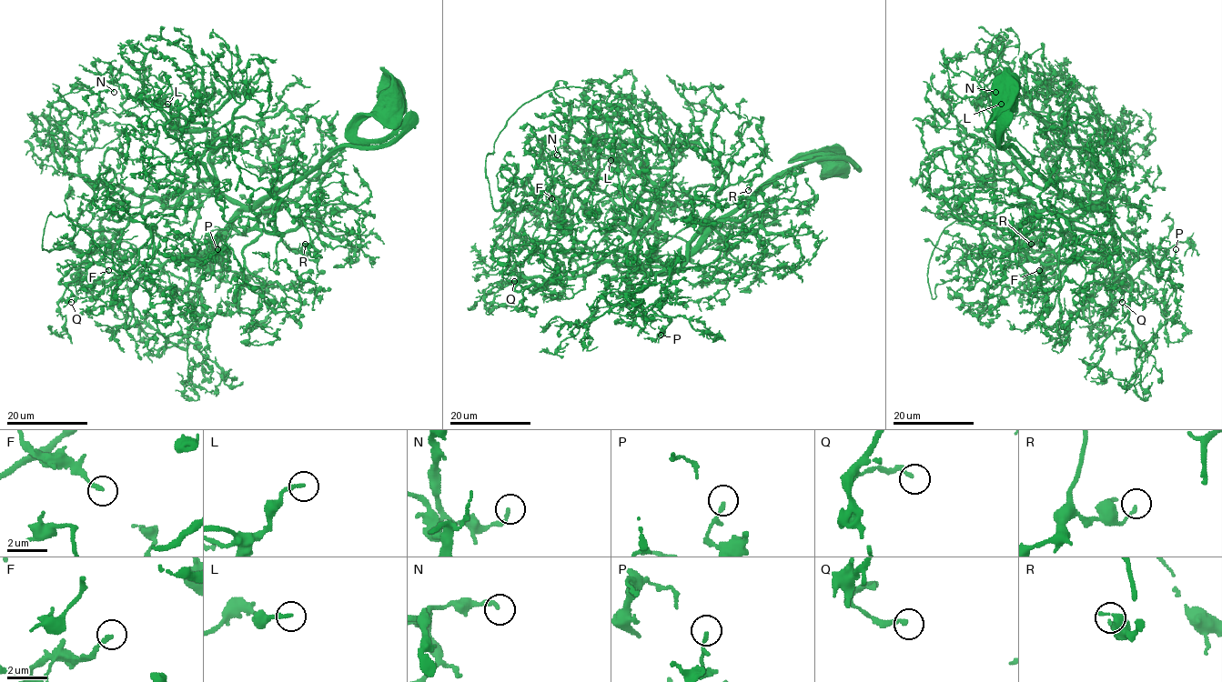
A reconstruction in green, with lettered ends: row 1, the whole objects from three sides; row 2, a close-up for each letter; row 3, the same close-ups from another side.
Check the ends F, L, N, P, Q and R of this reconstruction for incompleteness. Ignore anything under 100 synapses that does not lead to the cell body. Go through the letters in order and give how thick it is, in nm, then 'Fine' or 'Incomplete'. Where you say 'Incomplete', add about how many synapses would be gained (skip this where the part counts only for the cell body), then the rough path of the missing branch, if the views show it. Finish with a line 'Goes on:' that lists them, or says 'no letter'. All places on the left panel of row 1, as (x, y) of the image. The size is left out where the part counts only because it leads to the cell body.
F: Thickness 170 nm. Incomplete. Roughly 120 synapses. Course of what is missing: (108, 270), (104, 275), (114, 278), (137, 257), (139, 246), (134, 241), (125, 246)
L: Thickness 190 nm. Fine
N: Thickness 170 nm. Fine
P: Thickness 160 nm. Fine
Q: Thickness 190 nm. Fine
R: Thickness 150 nm. Fine
Goes on: F

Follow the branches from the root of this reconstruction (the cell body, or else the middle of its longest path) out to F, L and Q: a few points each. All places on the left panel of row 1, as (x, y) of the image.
F: (391, 97), (404, 120), (379, 145), (334, 149), (250, 205), (218, 193), (149, 201), (95, 264), (108, 270)
L: (391, 97), (404, 120), (379, 145), (334, 149), (250, 205), (219, 188), (212, 133), (150, 96), (167, 104)
Q: (391, 97), (404, 120), (379, 145), (331, 150), (192, 257), (97, 283), (73, 274), (60, 299), (71, 302)

